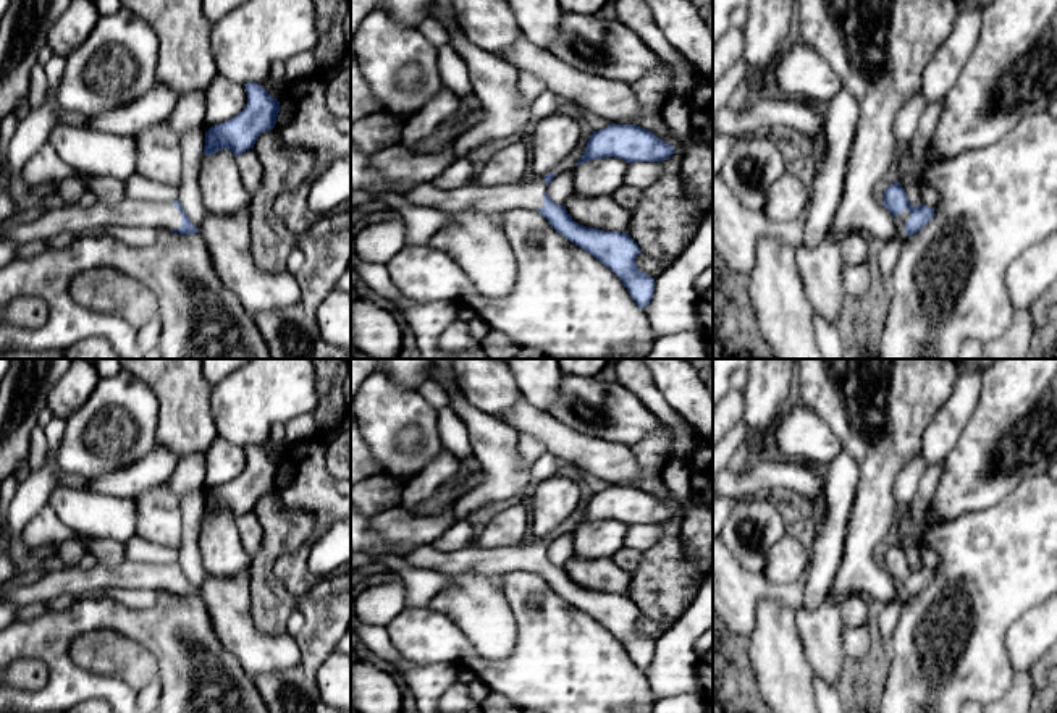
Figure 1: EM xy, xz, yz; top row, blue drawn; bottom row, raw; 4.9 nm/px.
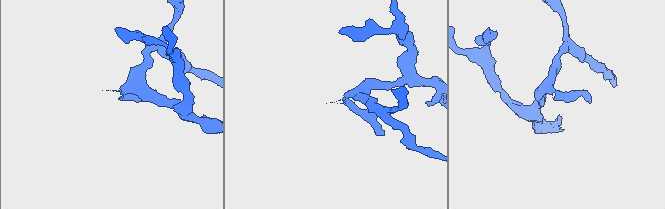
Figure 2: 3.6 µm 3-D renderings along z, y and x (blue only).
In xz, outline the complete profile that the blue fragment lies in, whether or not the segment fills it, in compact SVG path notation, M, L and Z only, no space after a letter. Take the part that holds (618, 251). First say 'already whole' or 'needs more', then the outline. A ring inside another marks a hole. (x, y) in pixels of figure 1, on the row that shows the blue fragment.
needs more; M553 171L543 178L533 176L514 184L478 186L470 183L456 189L438 189L430 181L412 186L402 196L412 205L448 213L459 210L501 213L511 209L537 210L559 234L616 273L635 304L645 309L653 299L655 278L635 265L635 259L642 252L638 244L629 233L587 228L574 221L566 207L554 204L548 196L548 184L554 176Z

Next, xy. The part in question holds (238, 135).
already whole; M247 82L244 87L247 92L244 110L234 118L212 126L205 133L205 155L228 149L238 157L242 152L254 149L254 144L262 133L275 128L280 102L257 82Z

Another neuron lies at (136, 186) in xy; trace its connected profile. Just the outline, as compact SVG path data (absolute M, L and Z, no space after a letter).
M131 175L124 181L126 199L152 200L152 202L173 202L179 199L179 188L168 186L141 176Z

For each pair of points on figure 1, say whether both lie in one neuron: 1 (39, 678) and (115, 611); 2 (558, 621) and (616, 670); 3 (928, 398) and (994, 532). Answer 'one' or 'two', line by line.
1: two
2: one
3: two

